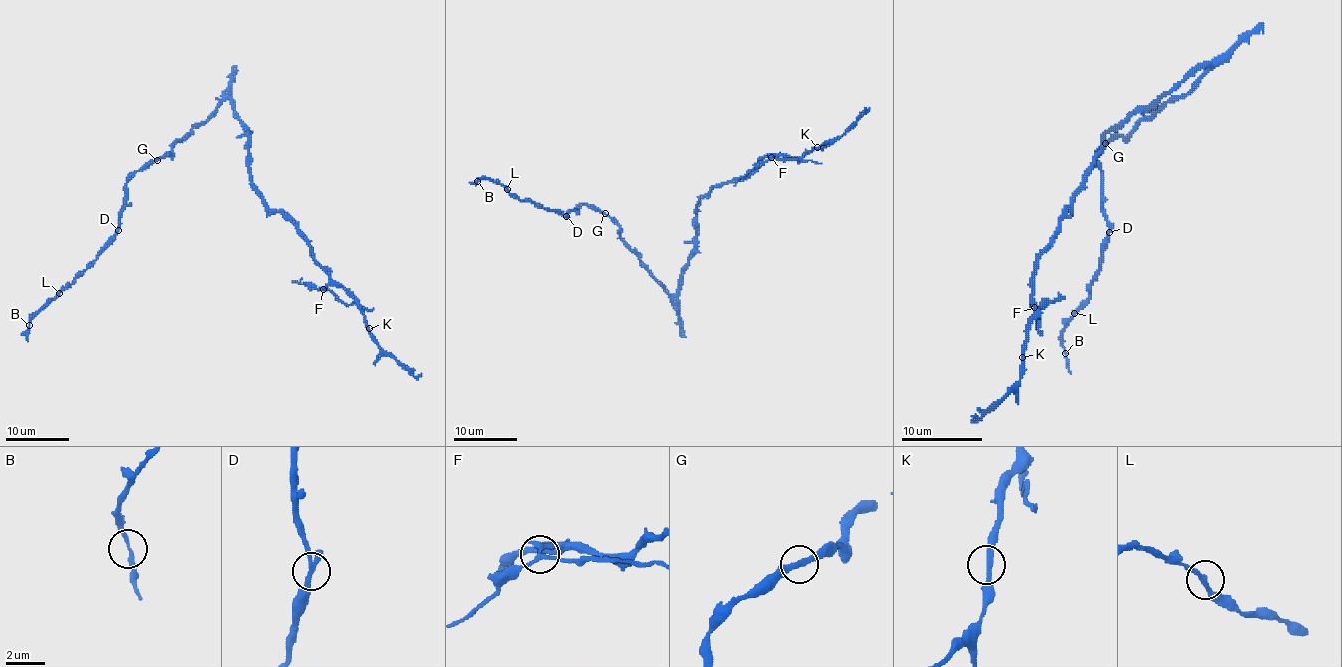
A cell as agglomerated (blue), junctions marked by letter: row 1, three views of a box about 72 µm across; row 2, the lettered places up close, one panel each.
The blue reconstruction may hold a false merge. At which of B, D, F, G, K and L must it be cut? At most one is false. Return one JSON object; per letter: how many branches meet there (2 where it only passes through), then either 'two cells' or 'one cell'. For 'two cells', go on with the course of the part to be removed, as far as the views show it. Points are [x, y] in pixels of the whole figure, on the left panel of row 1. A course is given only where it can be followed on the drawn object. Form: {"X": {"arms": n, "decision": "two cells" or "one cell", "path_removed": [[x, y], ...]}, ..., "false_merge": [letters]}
{"B": {"arms": 2, "decision": "one cell"}, "D": {"arms": 3, "decision": "one cell"}, "F": {"arms": 3, "decision": "two cells", "path_removed": [[322, 289], [348, 305], [359, 303], [369, 309], [373, 308]]}, "G": {"arms": 2, "decision": "one cell"}, "K": {"arms": 2, "decision": "one cell"}, "L": {"arms": 2, "decision": "one cell"}, "false_merge": ["F"]}

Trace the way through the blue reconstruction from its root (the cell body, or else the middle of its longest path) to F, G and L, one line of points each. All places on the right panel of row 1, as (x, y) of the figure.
F: (1182, 80), (1105, 134), (1105, 149), (1068, 205), (1056, 238), (1038, 260), (1032, 290), (1034, 307)
G: (1182, 80), (1206, 66), (1210, 68), (1186, 94), (1162, 104), (1125, 136), (1115, 134), (1105, 143)
L: (1182, 80), (1210, 68), (1095, 157), (1109, 238), (1091, 298), (1074, 313)

